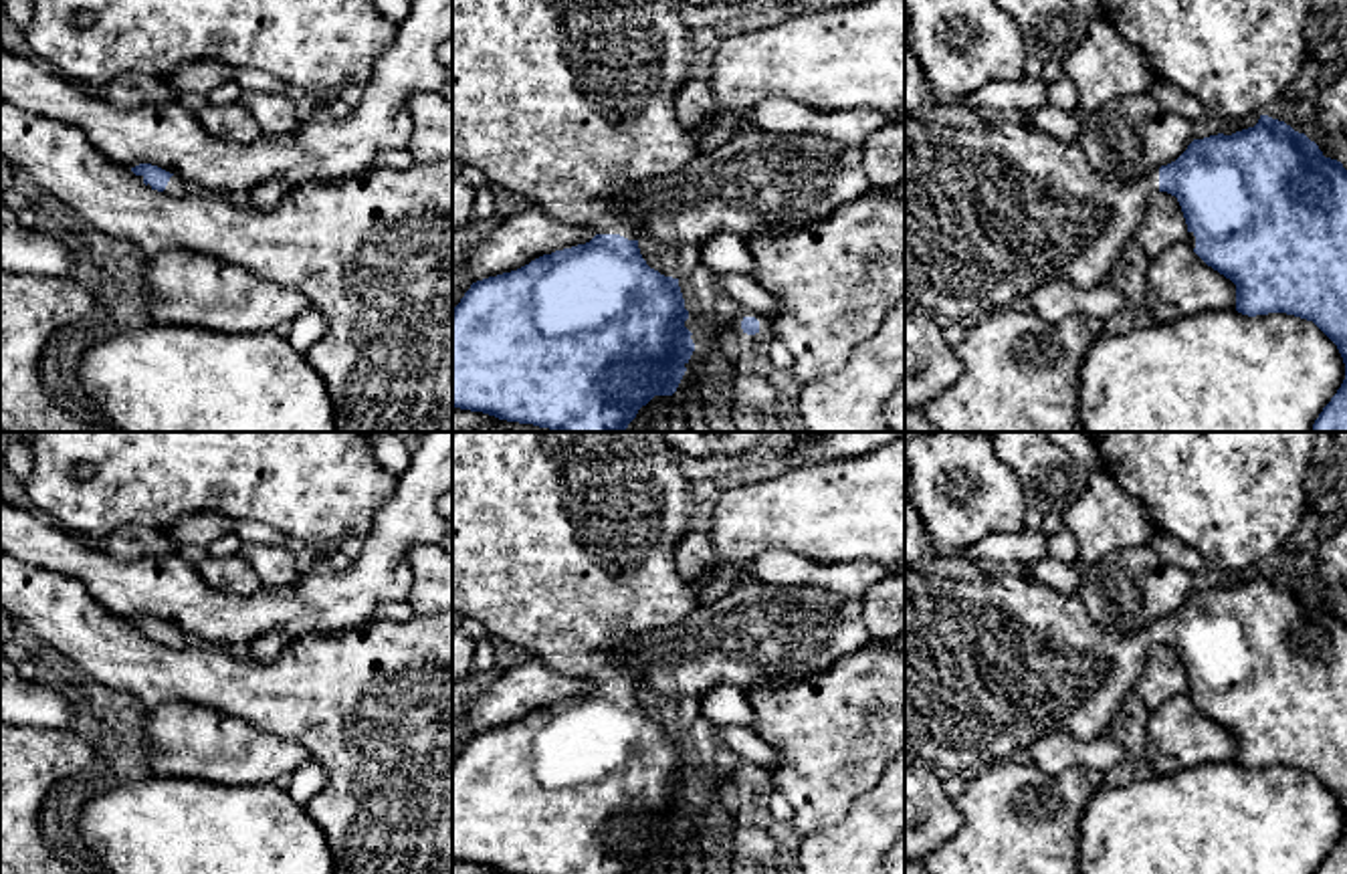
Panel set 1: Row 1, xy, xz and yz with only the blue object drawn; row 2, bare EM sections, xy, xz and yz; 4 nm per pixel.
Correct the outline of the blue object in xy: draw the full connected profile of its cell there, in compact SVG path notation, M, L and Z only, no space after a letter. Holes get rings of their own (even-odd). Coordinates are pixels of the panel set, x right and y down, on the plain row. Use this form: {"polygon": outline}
{"polygon": "M139 616L139 618L131 620L131 624L147 640L164 644L172 650L188 646L188 636L182 630L178 630L178 628L158 620L158 618Z"}

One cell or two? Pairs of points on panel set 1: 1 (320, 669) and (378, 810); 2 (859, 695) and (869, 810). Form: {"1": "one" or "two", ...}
{"1": "one", "2": "two"}

